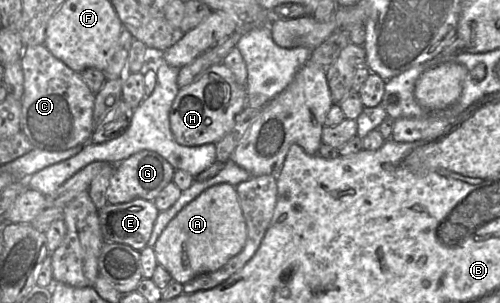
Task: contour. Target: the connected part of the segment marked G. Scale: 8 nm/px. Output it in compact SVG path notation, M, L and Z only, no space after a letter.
M142 150L115 165L106 191L109 204L127 203L134 199L153 201L162 189L173 180L175 169L161 155Z

